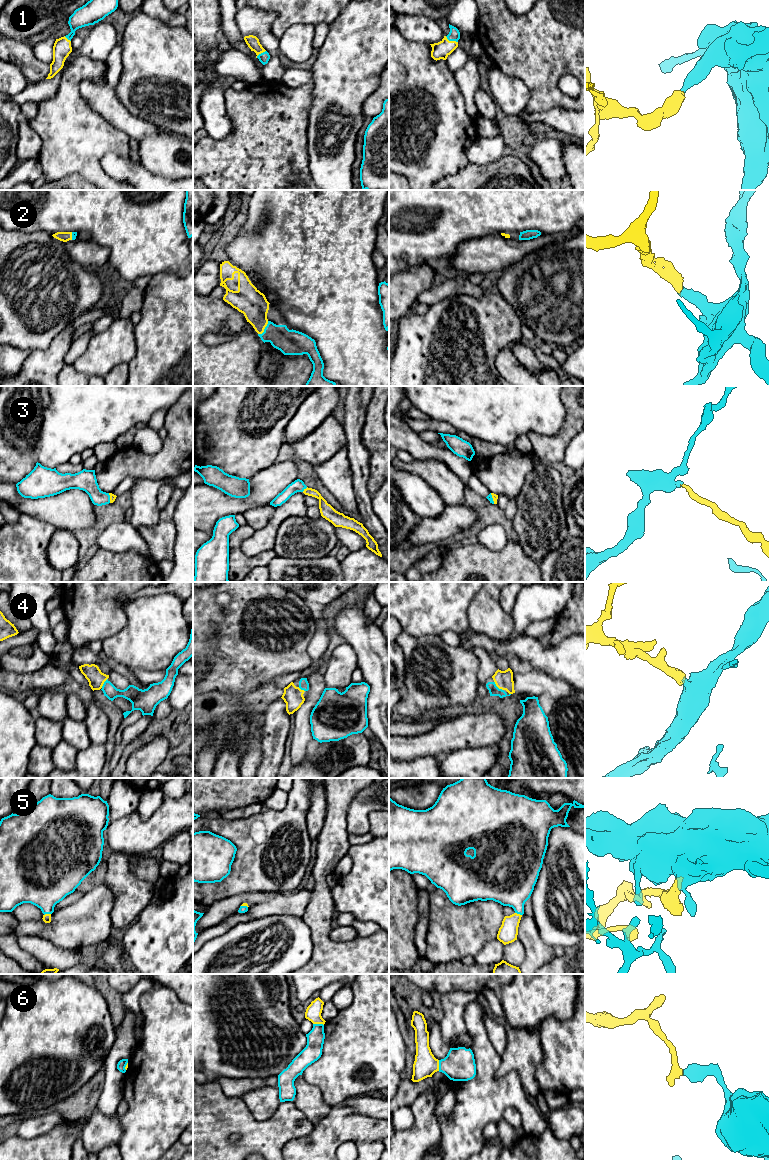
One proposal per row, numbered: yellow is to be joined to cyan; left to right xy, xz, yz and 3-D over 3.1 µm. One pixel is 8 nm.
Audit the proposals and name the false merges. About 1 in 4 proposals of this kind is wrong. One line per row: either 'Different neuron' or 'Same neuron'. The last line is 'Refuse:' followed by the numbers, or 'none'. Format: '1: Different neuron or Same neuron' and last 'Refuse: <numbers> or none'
1: Same neuron
2: Same neuron
3: Same neuron
4: Same neuron
5: Same neuron
6: Same neuron
Refuse: none

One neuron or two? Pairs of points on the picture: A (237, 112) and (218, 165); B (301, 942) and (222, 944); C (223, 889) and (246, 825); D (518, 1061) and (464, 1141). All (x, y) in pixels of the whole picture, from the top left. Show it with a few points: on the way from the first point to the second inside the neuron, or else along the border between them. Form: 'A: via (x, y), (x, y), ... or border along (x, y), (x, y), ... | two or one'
A: via (239, 125), (239, 144), (231, 152) | one
B: via (285, 921), (278, 918), (243, 930) | one
C: via (239, 873), (246, 866), (246, 841) | one
D: border along (500, 1055), (496, 1073), (516, 1071), (525, 1090) | two

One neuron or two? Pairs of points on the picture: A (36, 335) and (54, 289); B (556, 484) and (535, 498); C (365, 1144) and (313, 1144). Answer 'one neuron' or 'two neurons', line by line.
A: one neuron
B: one neuron
C: one neuron

